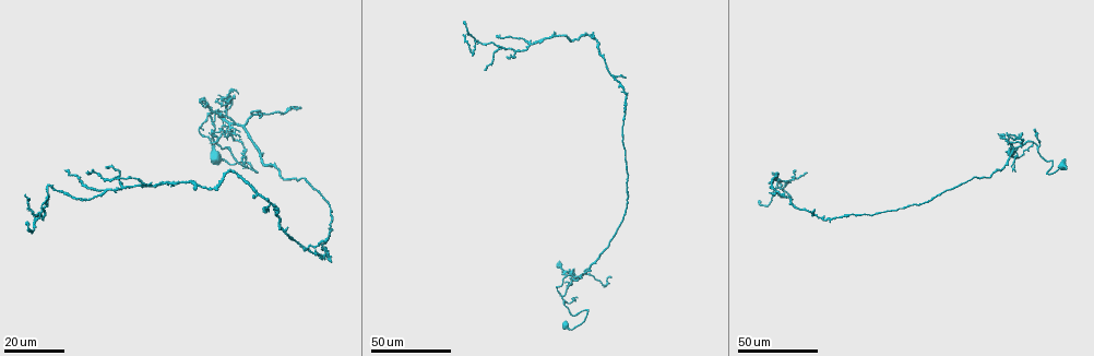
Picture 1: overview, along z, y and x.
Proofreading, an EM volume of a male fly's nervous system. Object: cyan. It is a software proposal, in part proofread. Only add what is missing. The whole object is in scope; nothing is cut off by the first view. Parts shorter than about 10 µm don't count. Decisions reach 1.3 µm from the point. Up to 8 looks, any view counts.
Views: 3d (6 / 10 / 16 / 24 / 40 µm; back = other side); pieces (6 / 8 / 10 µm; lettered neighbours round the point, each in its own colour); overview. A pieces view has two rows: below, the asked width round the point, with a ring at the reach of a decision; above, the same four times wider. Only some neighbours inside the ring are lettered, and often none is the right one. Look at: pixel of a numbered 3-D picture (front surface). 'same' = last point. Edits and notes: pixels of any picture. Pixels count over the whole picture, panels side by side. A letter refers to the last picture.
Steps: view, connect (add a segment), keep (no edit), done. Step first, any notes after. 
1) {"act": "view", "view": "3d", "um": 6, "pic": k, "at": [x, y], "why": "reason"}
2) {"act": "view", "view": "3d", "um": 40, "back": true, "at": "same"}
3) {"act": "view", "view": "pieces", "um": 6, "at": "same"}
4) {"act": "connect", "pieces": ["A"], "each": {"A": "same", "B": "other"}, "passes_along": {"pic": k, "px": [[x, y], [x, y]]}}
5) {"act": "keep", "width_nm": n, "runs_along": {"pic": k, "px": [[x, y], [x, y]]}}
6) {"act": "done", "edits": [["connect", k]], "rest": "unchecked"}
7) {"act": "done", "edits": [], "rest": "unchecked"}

{"act": "view", "view": "3d", "um": 24, "pic": 1, "at": [232, 93], "why": "branch stops here"}

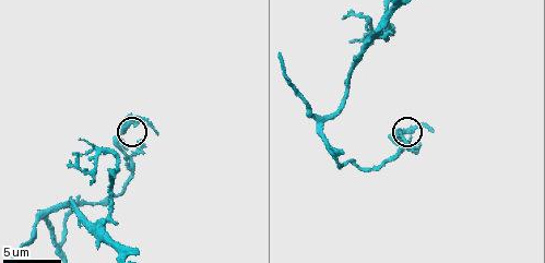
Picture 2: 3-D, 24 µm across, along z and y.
{"act": "view", "view": "pieces", "um": 6, "pic": 2, "at": [139, 140]}

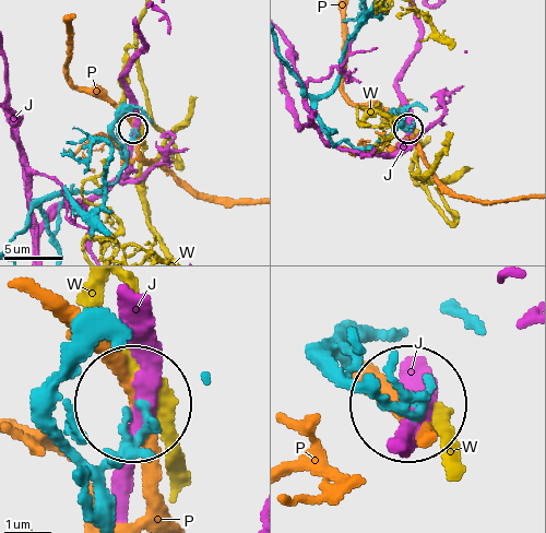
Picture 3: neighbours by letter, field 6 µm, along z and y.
{"act": "keep", "width_nm": 240, "each": {"J": "other", "P": "other", "W": "other"}, "found": "none of them fits"}

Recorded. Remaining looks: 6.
{"act": "view", "view": "3d", "um": 24, "pic": 1, "at": [593, 33], "why": "free end"}

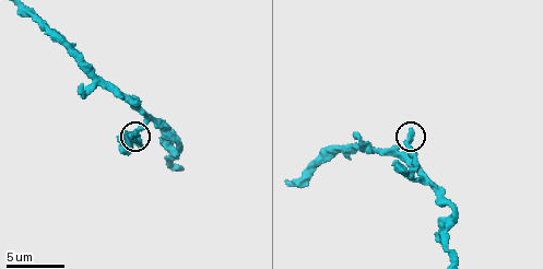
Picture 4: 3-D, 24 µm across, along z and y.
{"act": "view", "view": "pieces", "um": 10, "pic": 4, "at": [412, 131]}

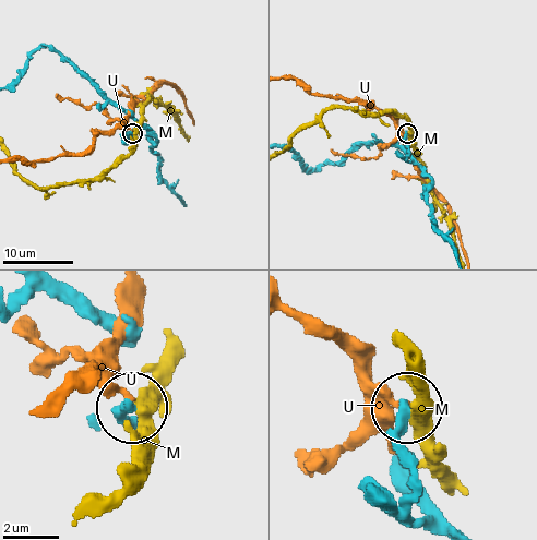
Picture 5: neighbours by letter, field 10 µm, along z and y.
{"act": "keep", "each": {"M": "other", "U": "other"}, "runs_along": {"pic": 5, "px": [[426, 524], [412, 518], [405, 410]]}, "found": "none of them fits"}

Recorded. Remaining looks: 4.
{"act": "view", "view": "3d", "um": 40, "pic": 1, "at": [554, 33]}

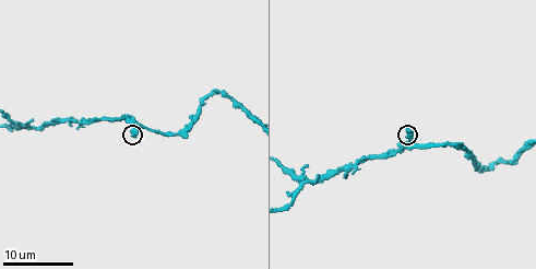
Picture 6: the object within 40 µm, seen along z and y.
{"act": "view", "view": "pieces", "um": 10, "pic": 6, "at": [406, 129], "why": "what lies round it"}

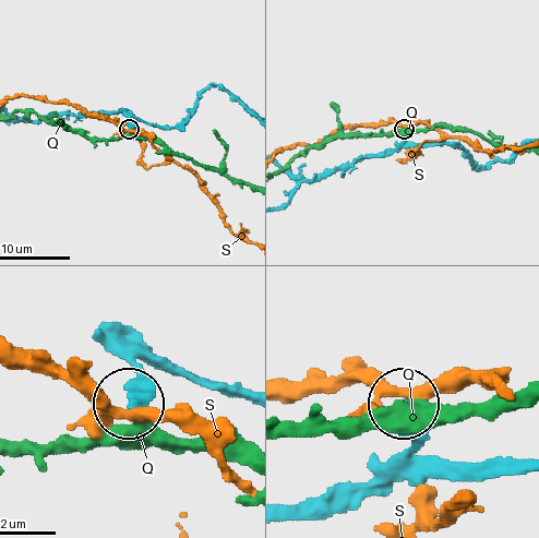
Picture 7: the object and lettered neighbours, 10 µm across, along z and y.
{"act": "keep", "each": {"Q": "other", "S": "other"}, "found": "no lettered segment goes on from it"}

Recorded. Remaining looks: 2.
{"act": "view", "view": "3d", "um": 16, "pic": 6, "at": [30, 120], "why": "free end"}

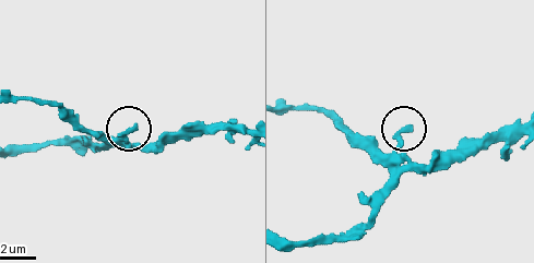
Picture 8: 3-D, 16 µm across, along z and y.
{"act": "view", "view": "pieces", "um": 8, "pic": 8, "at": [132, 129]}

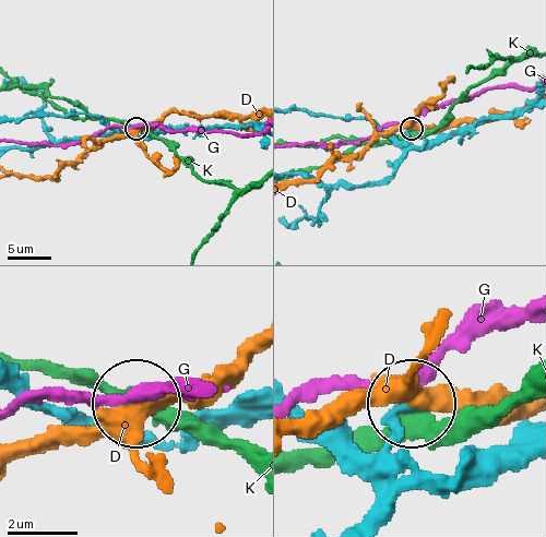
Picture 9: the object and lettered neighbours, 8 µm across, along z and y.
{"act": "keep", "each": {"D": "other", "G": "other", "K": "other"}, "found": "none of them fits"}

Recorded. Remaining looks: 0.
{"act": "done", "edits": [], "rest": "unchecked"}

